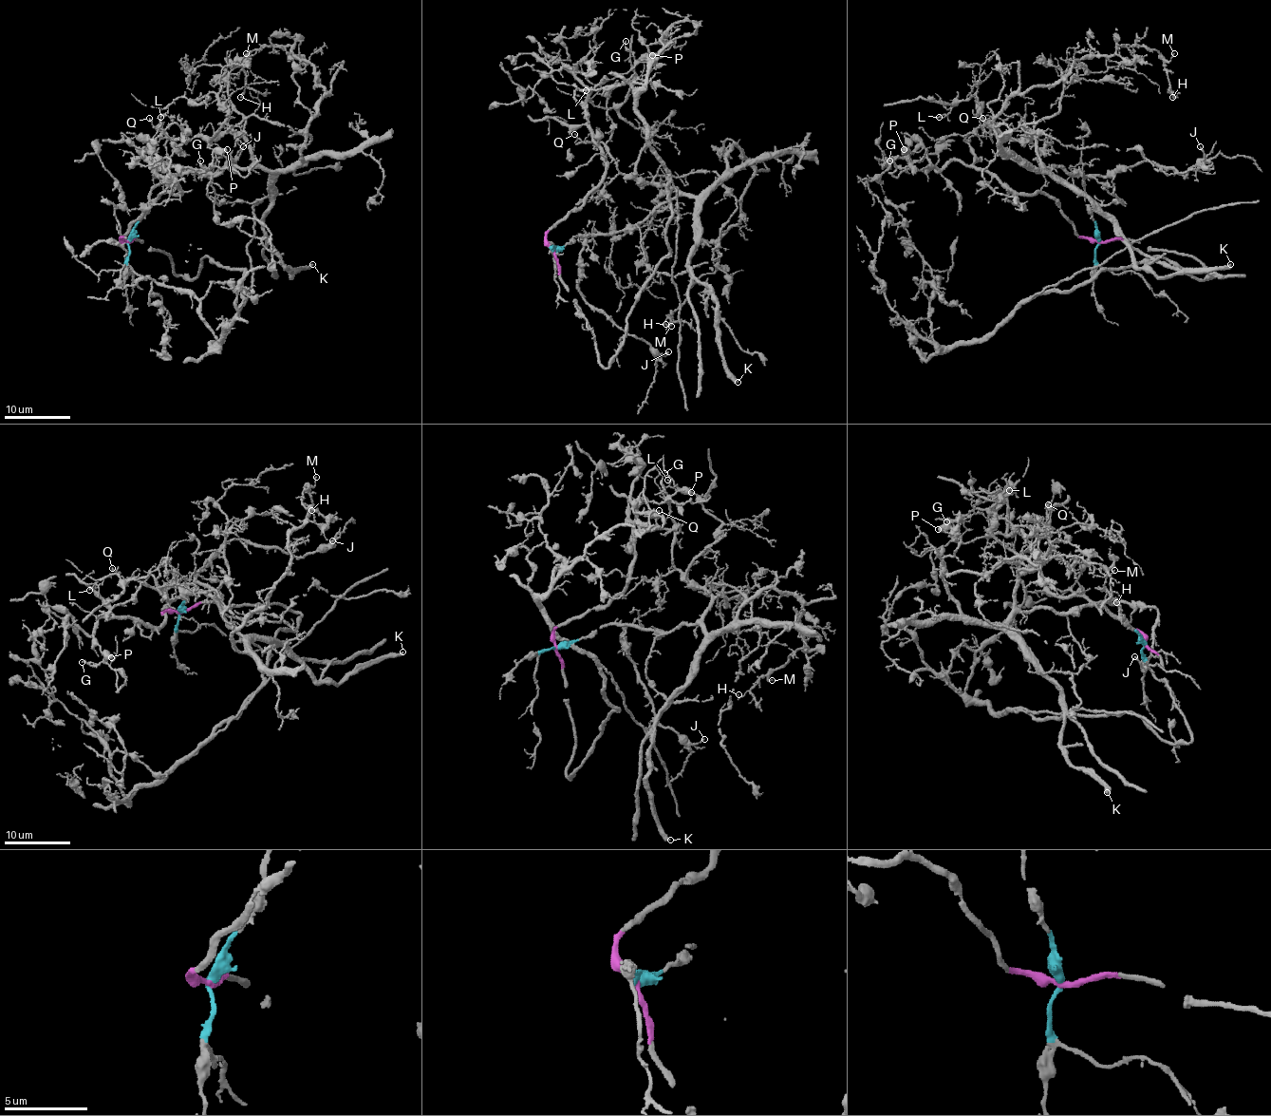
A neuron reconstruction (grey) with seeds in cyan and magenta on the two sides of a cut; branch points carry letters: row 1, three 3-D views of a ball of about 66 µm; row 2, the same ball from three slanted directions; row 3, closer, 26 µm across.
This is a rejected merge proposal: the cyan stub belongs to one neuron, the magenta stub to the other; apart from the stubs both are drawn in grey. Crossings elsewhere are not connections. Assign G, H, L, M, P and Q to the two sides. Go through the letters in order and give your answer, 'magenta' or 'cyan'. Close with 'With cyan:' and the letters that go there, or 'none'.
G: magenta
H: cyan
L: cyan
M: cyan
P: magenta
Q: cyan
With cyan: H, L, M, Q

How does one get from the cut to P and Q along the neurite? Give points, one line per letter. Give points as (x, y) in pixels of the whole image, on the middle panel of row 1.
P: (553, 251), (547, 233), (583, 203), (605, 172), (587, 100), (652, 55)
Q: (553, 251), (575, 236), (630, 231), (677, 193), (663, 183), (625, 175), (601, 142), (575, 134)

